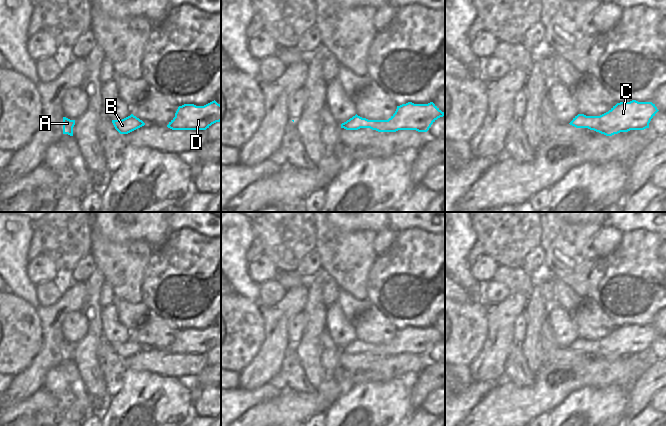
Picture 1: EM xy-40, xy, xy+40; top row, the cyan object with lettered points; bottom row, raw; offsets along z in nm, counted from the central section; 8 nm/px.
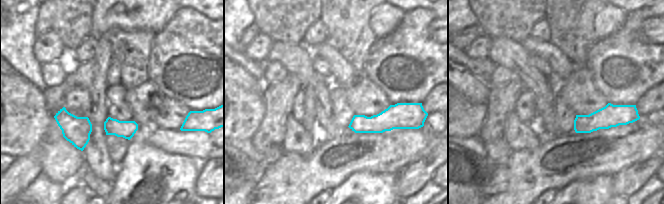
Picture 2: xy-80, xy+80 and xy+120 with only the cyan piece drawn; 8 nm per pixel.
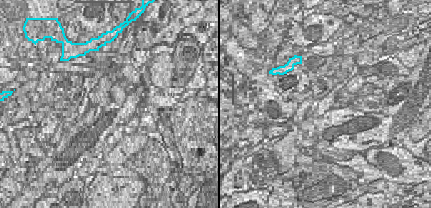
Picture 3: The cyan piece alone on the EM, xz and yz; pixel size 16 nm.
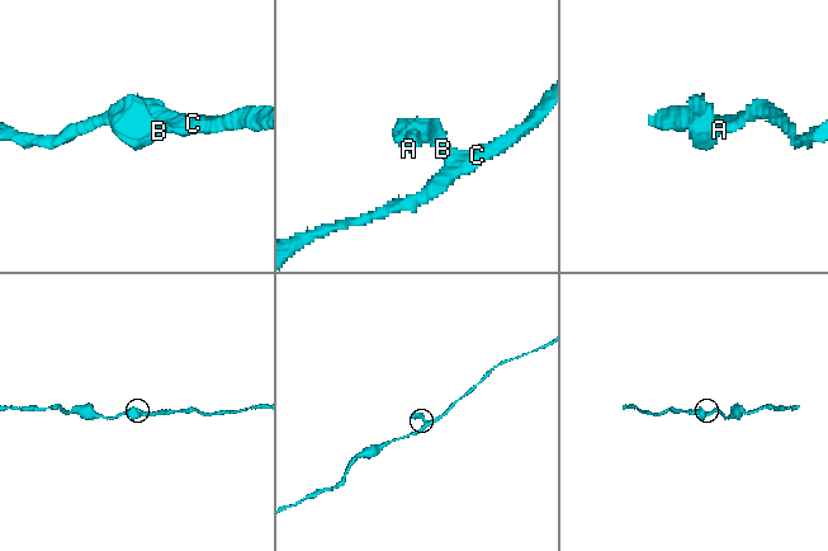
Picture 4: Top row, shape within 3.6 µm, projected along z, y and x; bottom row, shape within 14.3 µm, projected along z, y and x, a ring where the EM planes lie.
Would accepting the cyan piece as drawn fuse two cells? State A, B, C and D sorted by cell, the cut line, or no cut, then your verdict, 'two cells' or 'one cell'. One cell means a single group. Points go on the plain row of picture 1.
A B C D; no cut; one cell

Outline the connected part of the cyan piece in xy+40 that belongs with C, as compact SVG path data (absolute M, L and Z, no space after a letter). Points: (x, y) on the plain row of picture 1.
M620 326L600 340L578 338L569 347L576 352L588 352L606 360L630 354L649 352L651 343L659 334L652 326Z

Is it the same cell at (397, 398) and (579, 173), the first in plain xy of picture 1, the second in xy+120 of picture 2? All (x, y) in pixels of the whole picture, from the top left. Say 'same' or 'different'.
different

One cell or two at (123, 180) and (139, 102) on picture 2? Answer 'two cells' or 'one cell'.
one cell

